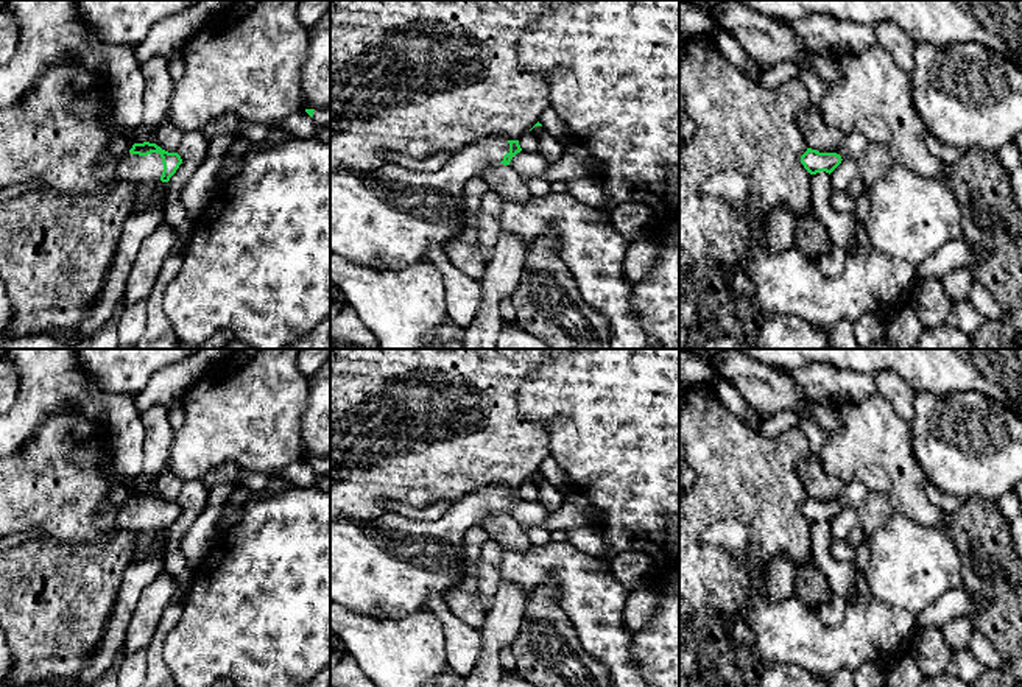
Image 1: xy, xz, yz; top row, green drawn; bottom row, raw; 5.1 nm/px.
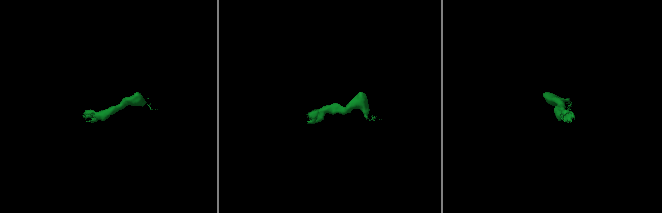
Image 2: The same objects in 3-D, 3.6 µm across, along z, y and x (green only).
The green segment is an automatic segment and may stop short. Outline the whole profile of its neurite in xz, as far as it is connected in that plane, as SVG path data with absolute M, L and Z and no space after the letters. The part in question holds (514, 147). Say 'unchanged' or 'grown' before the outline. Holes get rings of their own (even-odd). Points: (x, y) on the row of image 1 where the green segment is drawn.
grown; M488 137L456 151L438 171L413 171L397 164L371 171L330 170L330 252L389 273L427 262L432 245L444 248L463 232L467 181L486 167L509 165L520 151L519 140Z

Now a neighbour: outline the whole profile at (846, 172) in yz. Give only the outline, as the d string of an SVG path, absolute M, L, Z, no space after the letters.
M843 159L841 164L830 173L832 192L848 192L849 184L858 176L858 168L854 159Z

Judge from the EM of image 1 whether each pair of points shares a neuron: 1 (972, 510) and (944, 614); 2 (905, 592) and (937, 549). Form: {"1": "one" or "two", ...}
{"1": "two", "2": "one"}

